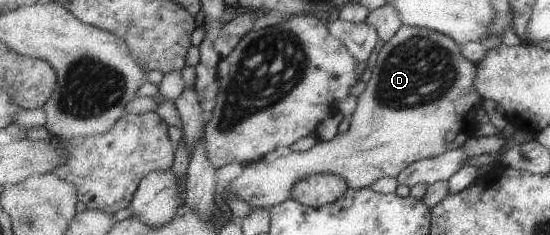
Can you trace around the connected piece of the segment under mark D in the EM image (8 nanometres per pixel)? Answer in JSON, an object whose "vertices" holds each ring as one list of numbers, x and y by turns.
{"vertices":[[402,24,402,27,394,33,394,37,389,39,385,45,378,52,378,57,376,59,376,64,372,70,371,79,367,82,366,89,360,93,357,97,356,110,352,114,352,119,348,127,348,131,344,133,339,133,334,139,322,142,318,141,317,145,308,151,292,152,285,157,275,159,274,161,266,161,266,158,258,159,257,162,243,164,242,173,232,179,232,181,220,181,218,185,215,185,215,191,218,191,220,197,226,197,226,195,234,195,242,201,246,201,248,205,253,208,258,207,272,207,276,204,285,202,292,198,293,185,304,179,310,177,310,175,316,175,318,173,330,173,342,176,346,179,346,183,349,183,349,189,361,190,362,188,370,188,370,185,378,181,382,177,397,177,402,170,406,167,412,165,414,162,420,161,421,159,428,159,436,157,437,155,442,155,446,151,452,151,453,149,458,149,464,144,468,137,475,136,476,129,478,129,480,123,476,121,476,111,481,108,483,103,483,98,480,93,476,90,474,85,474,79,476,77,477,65,472,63,469,59,466,59,462,53,460,53,460,44,456,40,450,39,450,36,444,35,442,32,434,31,431,29,409,26]]}

